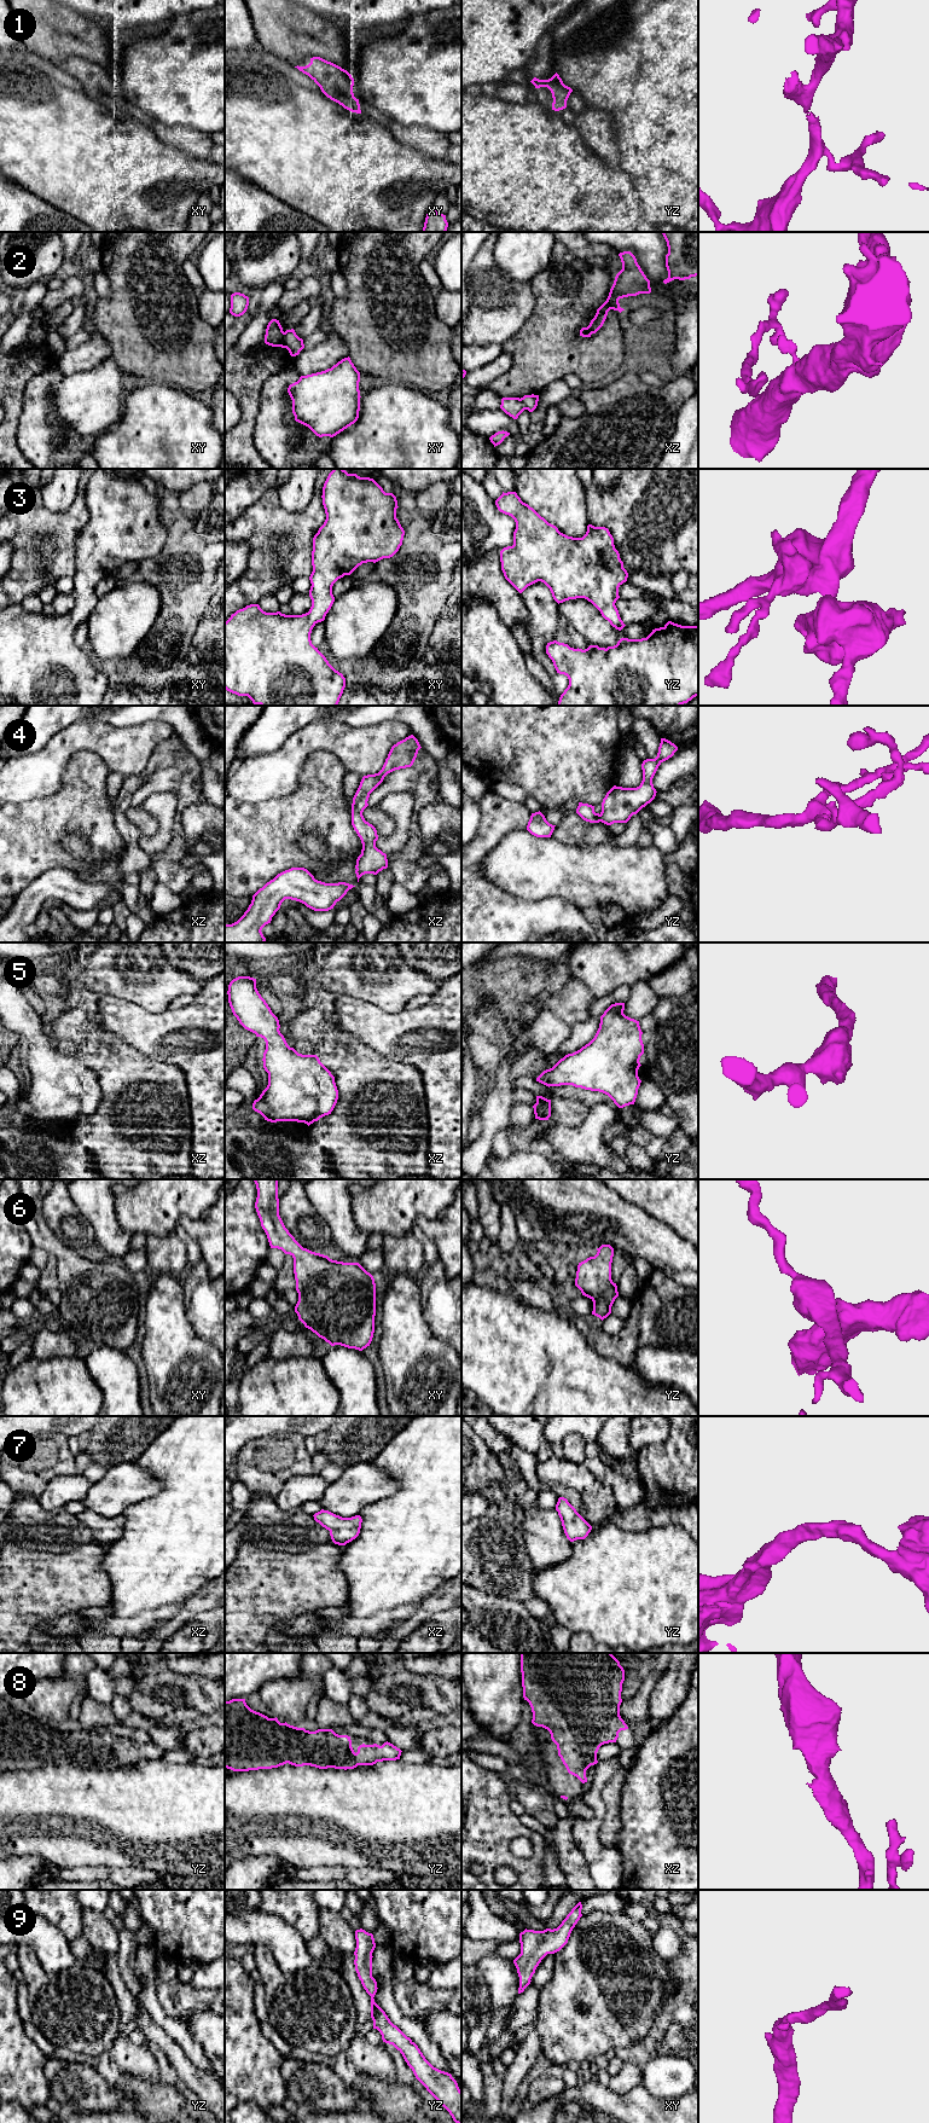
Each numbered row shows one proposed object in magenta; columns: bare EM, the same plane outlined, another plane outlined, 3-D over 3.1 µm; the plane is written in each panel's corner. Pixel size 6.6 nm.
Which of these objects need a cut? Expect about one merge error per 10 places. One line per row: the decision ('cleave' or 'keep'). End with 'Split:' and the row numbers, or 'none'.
1: keep
2: cleave
3: keep
4: keep
5: keep
6: keep
7: keep
8: keep
9: keep
Split: 2

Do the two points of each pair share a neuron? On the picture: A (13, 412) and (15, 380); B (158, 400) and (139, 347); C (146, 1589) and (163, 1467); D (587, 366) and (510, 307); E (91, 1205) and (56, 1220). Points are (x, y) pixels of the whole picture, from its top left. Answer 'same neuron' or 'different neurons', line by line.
A: same neuron
B: different neurons
C: same neuron
D: different neurons
E: different neurons

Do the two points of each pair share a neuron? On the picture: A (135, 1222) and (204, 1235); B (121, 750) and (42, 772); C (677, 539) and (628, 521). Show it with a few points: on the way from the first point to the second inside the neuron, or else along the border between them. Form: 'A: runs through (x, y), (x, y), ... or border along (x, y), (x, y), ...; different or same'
A: border along (204, 1212), (197, 1218), (183, 1214), (176, 1223); different
B: runs through (102, 742), (73, 742), (62, 753); same
C: runs through (665, 528), (657, 521), (640, 521); same

